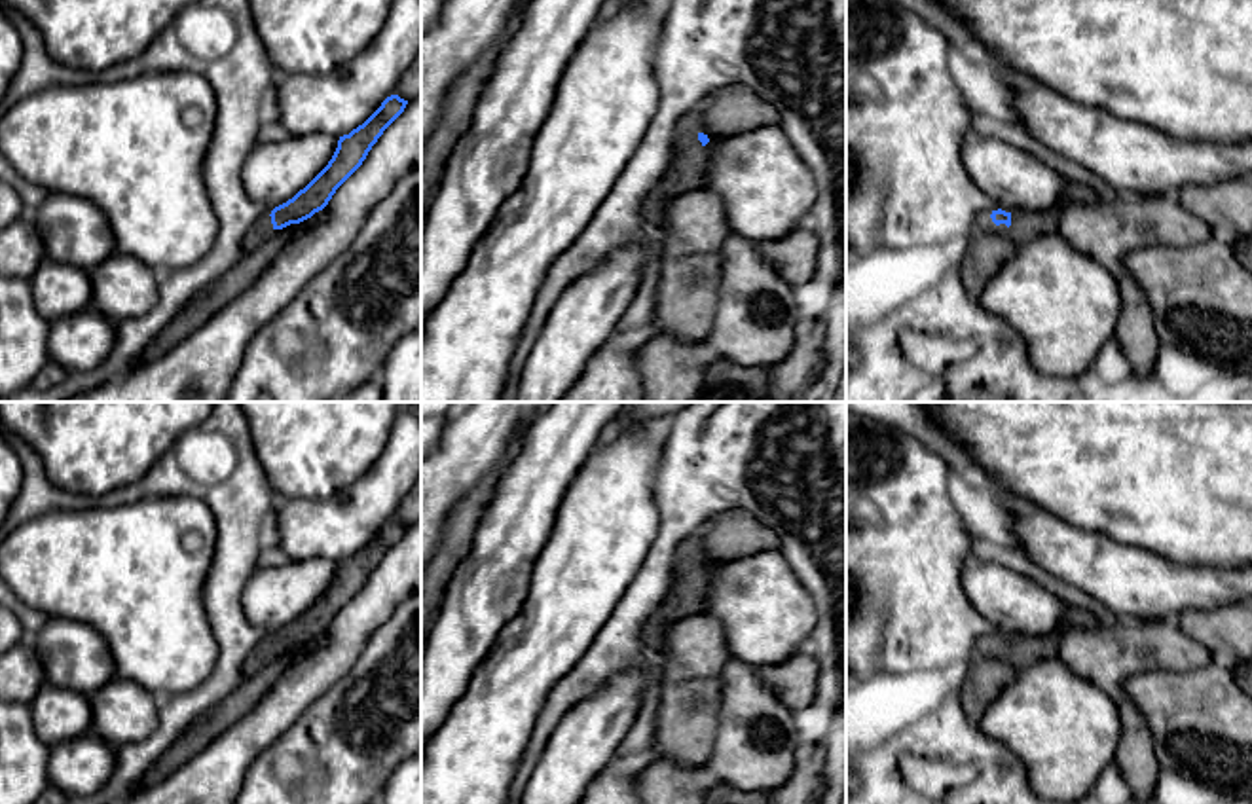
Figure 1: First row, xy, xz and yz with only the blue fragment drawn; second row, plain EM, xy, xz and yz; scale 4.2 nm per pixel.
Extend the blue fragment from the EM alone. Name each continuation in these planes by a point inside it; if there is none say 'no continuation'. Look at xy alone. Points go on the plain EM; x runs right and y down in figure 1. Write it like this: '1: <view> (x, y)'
1: xy (262, 653)

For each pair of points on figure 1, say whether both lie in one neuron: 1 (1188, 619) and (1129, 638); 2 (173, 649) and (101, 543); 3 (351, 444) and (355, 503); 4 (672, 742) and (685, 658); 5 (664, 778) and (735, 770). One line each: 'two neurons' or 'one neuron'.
1: two neurons
2: one neuron
3: two neurons
4: one neuron
5: two neurons

